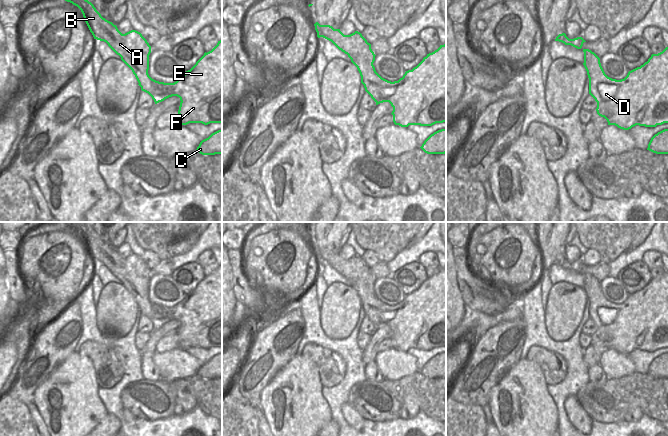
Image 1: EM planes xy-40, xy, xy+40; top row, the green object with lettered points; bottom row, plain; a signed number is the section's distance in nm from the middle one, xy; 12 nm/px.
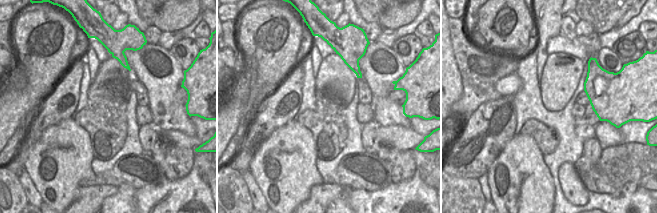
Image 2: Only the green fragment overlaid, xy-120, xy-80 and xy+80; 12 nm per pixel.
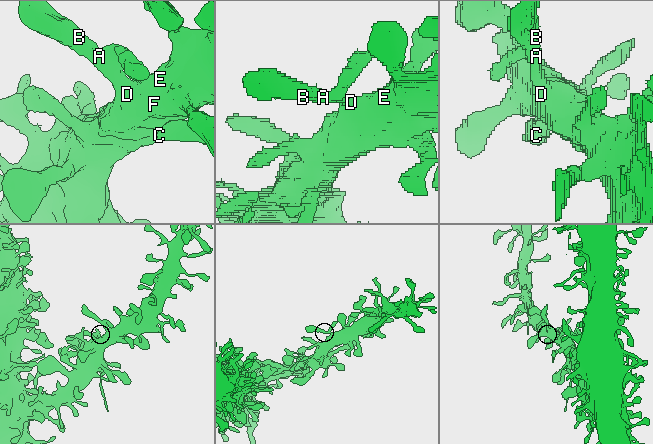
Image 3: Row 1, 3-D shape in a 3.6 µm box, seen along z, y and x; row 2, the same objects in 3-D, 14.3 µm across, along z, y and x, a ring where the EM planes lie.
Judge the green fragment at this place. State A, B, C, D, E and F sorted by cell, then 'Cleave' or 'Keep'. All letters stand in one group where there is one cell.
Groups: A B C D E F. Keep

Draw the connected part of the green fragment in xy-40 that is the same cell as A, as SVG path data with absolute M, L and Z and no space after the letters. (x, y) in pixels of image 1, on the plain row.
M86 222L61 223L81 234L94 263L106 266L121 281L155 328L172 320L180 322L179 348L222 347L222 264L176 306L159 306L148 298L151 270L140 256L122 258Z

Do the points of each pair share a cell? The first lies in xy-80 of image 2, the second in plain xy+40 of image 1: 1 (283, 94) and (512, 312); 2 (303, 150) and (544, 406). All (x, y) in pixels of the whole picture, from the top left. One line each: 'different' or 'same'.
1: different
2: same

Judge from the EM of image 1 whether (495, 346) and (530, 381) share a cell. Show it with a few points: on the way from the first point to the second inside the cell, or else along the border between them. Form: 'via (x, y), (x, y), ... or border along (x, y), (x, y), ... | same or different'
border along (521, 359), (498, 382) | different

